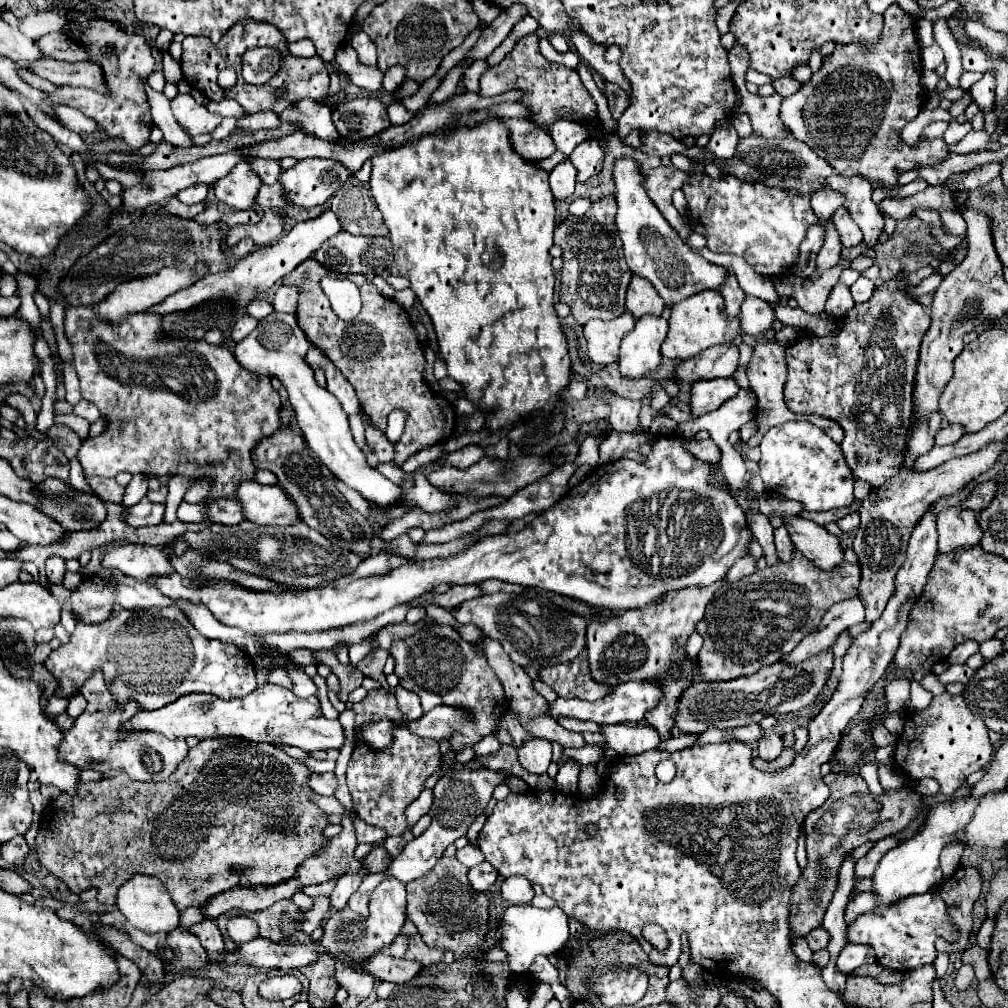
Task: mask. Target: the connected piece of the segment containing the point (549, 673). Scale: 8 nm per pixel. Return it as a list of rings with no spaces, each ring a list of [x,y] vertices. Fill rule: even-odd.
[[[585,650],[571,662],[545,666],[539,672],[539,678],[545,684],[549,684],[559,696],[597,700],[597,698],[603,698],[611,692],[611,688],[605,688],[605,686],[599,686],[597,682],[593,682],[591,674],[589,674],[589,662],[587,662]]]

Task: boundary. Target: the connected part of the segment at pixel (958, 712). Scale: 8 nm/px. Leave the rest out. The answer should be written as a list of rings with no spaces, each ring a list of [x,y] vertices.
[[[943,692],[933,696],[931,704],[923,710],[907,712],[905,730],[895,748],[895,764],[915,780],[933,778],[939,782],[941,792],[951,796],[975,770],[991,762],[993,746],[987,736],[987,726],[967,708],[963,696]]]

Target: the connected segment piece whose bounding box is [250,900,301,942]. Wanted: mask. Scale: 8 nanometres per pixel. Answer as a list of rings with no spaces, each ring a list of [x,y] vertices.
[[[281,900],[281,902],[277,902],[277,904],[273,904],[265,910],[259,910],[259,912],[253,914],[255,916],[250,915],[250,917],[254,917],[252,919],[259,924],[259,936],[265,936],[265,938],[279,942],[279,940],[285,940],[285,936],[281,932],[281,924],[283,924],[281,916],[283,914],[289,914],[293,922],[301,920],[301,916],[295,916],[293,900]]]

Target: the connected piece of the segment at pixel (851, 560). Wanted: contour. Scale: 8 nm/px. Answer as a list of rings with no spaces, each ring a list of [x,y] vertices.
[[[793,550],[793,558],[789,562],[777,560],[773,566],[767,566],[765,570],[757,570],[755,574],[733,582],[729,586],[723,586],[717,592],[717,598],[707,604],[703,620],[697,624],[697,632],[703,636],[703,648],[697,656],[699,676],[705,682],[719,682],[719,680],[733,680],[739,676],[755,674],[761,666],[775,664],[775,660],[781,660],[785,654],[789,654],[809,632],[813,632],[823,614],[837,602],[849,600],[857,596],[857,584],[859,584],[859,560],[853,552],[843,550],[843,564],[835,568],[835,572],[819,572],[811,560],[799,554],[799,550]]]

